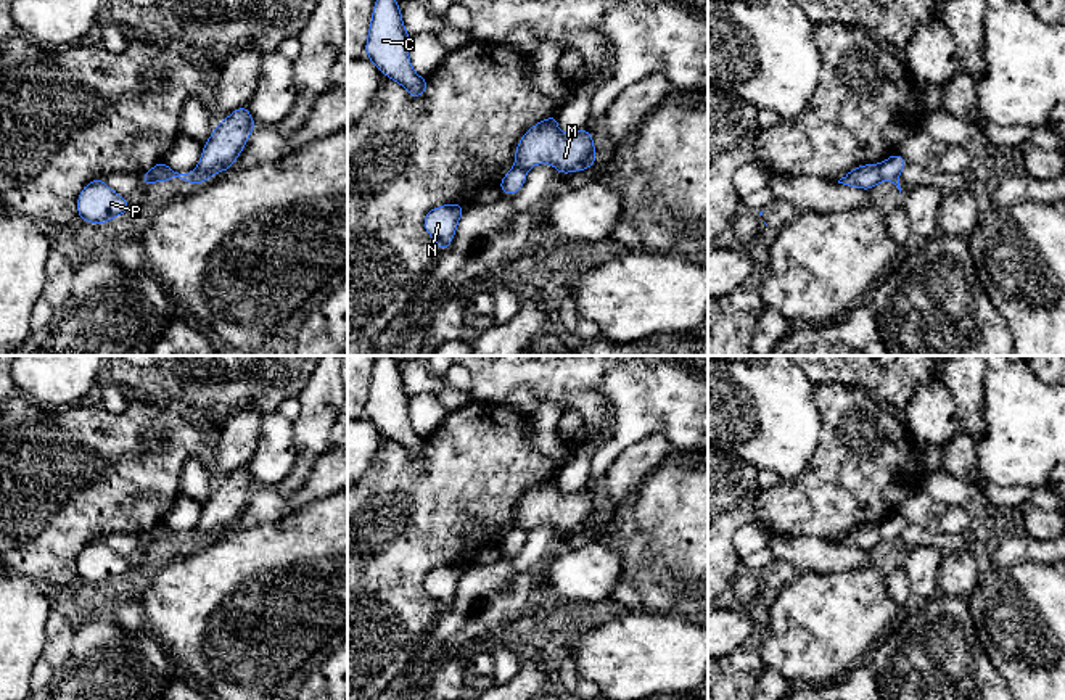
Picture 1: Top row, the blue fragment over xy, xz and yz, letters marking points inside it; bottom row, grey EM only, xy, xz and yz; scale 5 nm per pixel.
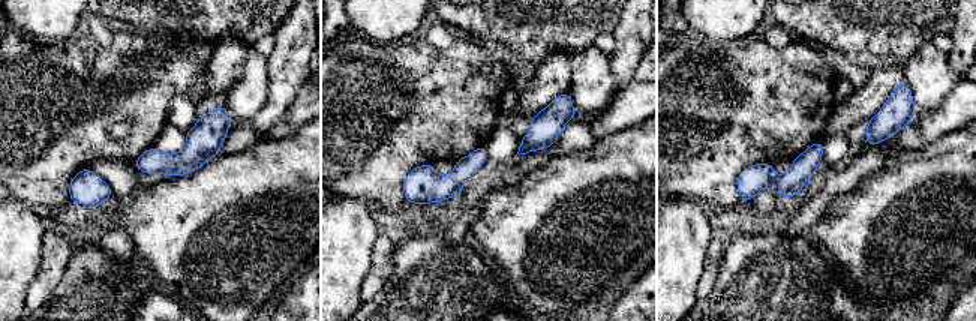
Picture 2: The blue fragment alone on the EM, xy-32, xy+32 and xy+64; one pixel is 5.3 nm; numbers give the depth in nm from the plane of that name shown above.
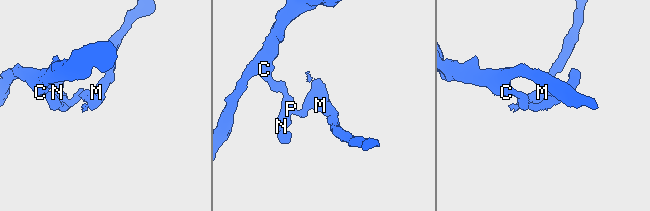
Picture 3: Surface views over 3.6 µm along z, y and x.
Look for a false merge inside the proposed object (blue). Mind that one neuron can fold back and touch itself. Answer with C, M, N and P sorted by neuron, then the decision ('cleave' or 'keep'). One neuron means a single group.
groups C N P / M; cleave

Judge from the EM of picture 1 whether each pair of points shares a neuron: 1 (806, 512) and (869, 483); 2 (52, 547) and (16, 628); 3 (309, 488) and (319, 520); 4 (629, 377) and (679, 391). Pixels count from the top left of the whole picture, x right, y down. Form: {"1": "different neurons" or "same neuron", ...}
{"1": "same neuron", "2": "different neurons", "3": "different neurons", "4": "same neuron"}

